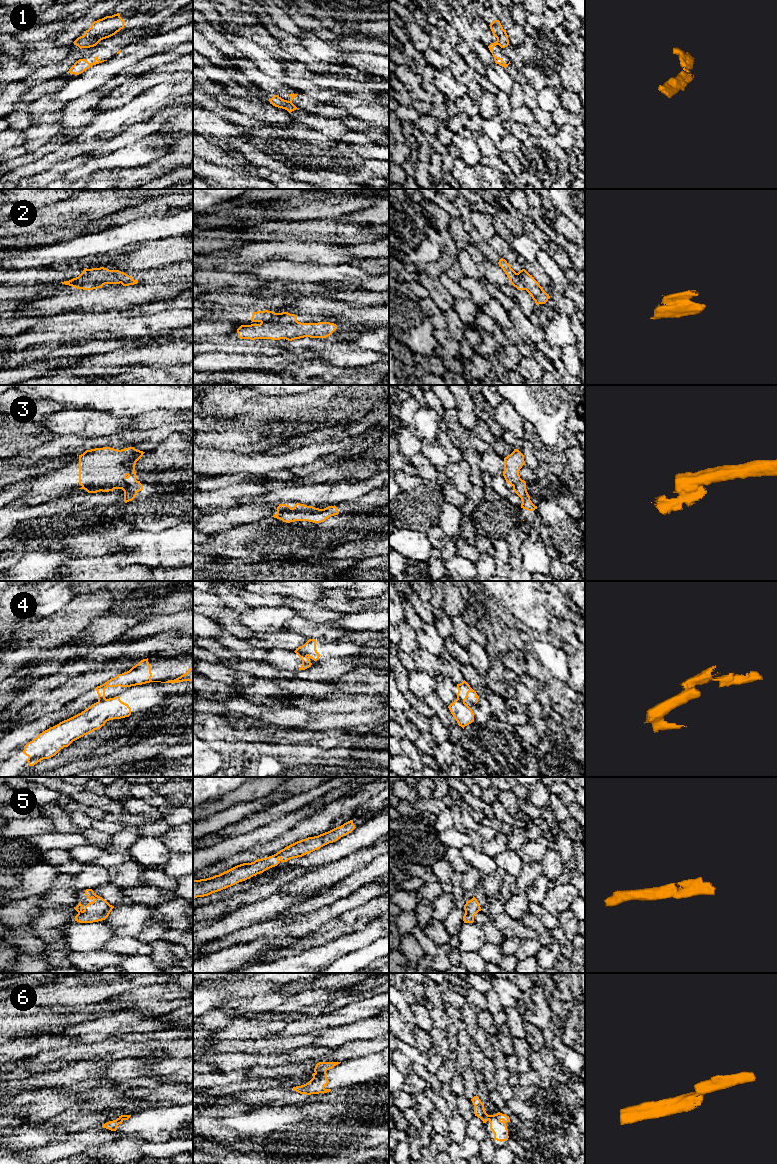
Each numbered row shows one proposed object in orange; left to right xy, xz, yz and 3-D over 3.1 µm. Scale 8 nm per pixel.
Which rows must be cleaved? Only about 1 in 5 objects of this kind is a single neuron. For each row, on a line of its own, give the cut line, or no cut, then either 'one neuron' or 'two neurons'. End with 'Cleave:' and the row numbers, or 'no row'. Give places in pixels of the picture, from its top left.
1: cut in yz along (496, 41), (498, 44); two neurons
2: cut in xz along (297, 321), (263, 321), (261, 323); two neurons
3: cut in xy along (126, 477), (120, 486), (85, 485), (82, 487); two neurons
4: cut in xz along (296, 649), (306, 656); two neurons
5: no cut; one neuron
6: cut in xz along (325, 1071), (315, 1073); two neurons
Cleave: 1, 2, 3, 4, 6

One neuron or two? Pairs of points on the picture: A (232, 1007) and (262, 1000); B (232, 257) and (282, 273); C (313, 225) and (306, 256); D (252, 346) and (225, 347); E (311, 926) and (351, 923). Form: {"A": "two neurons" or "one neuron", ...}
{"A": "one neuron", "B": "two neurons", "C": "two neurons", "D": "one neuron", "E": "two neurons"}

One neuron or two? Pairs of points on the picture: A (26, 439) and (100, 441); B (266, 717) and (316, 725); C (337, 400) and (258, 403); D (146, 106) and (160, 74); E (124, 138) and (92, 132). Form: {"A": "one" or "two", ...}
{"A": "two", "B": "two", "C": "one", "D": "two", "E": "two"}

